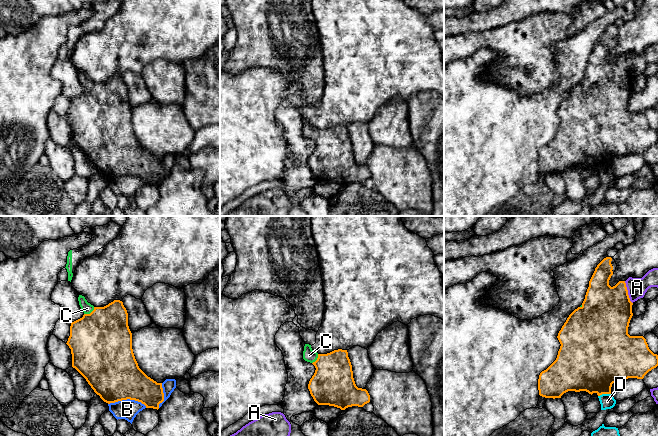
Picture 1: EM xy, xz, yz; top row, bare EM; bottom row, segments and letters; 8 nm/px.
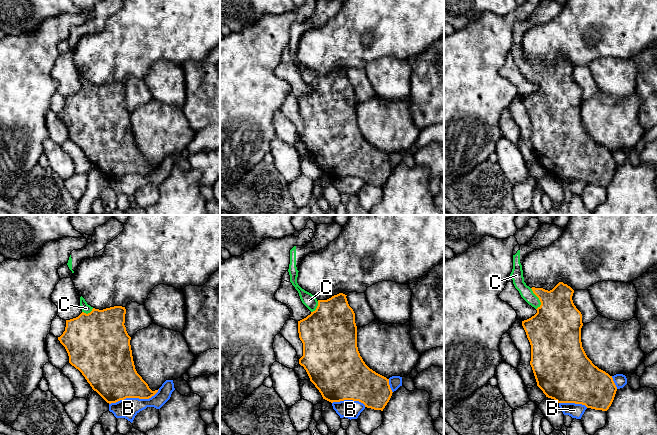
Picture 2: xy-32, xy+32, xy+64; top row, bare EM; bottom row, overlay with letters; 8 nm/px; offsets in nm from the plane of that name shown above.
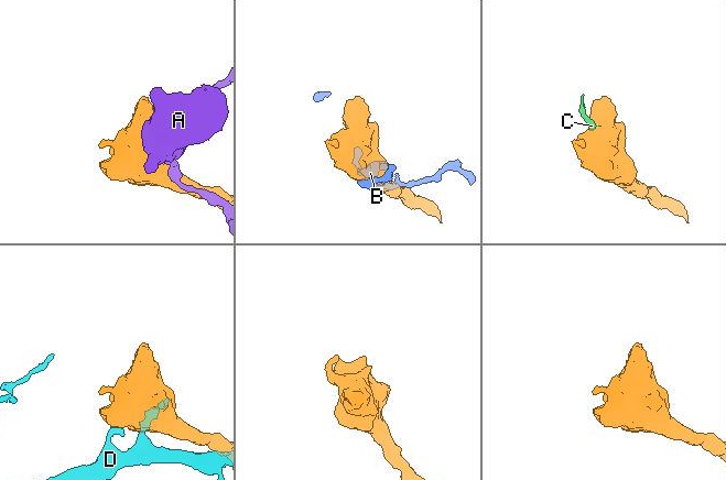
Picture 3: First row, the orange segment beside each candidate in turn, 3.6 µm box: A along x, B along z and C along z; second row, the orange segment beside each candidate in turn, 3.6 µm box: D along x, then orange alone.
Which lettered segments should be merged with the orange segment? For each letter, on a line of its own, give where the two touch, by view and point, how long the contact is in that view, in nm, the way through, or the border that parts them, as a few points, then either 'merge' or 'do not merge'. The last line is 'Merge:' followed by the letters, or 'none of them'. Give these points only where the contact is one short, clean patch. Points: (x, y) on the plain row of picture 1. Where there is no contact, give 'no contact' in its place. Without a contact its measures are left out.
A: yz (627, 68) | 200 nm | along yz (624, 57), (629, 76), (632, 79) | do not merge
B: xy (127, 174) | 320 nm | do not merge
C: xy (90, 89) | 110 nm | across xy (101, 118), (99, 101), (90, 89), (87, 84) | merge
D: yz (604, 169) | 110 nm | do not merge
Merge: C

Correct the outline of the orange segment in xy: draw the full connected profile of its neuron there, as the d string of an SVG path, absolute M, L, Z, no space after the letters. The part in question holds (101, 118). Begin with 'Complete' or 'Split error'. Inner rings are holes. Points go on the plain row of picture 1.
Split error. M79 71L78 77L84 91L71 99L70 112L66 119L71 125L72 143L86 155L104 178L110 180L130 175L141 178L146 184L158 186L159 180L164 177L162 159L157 159L148 153L138 142L132 125L132 109L128 102L128 89L123 78L114 76L104 83L94 83L82 71Z

